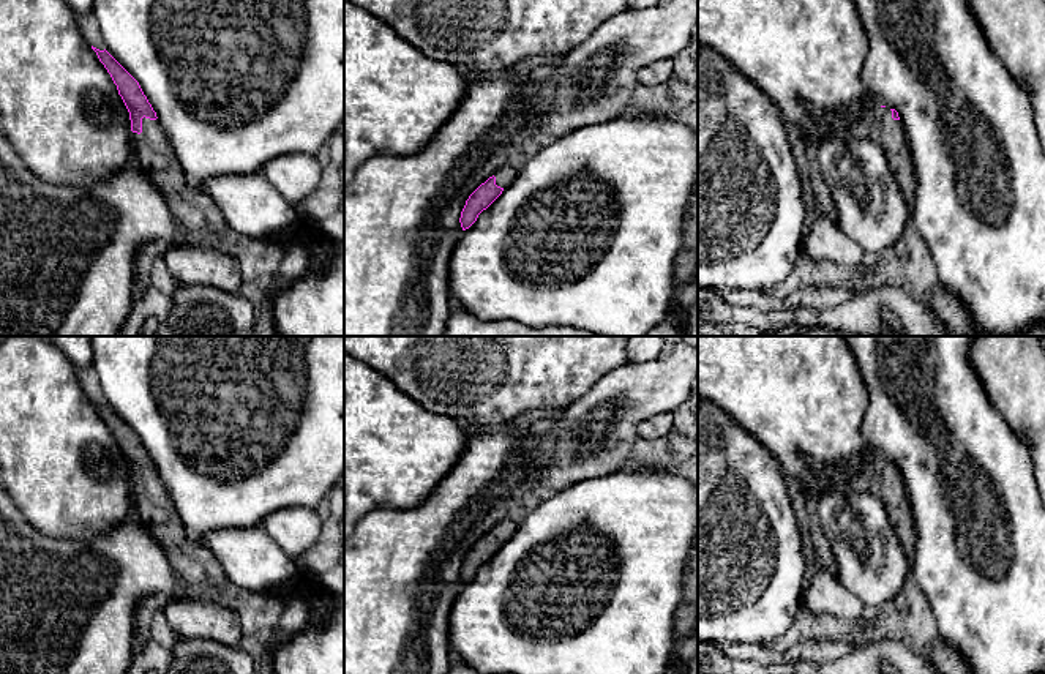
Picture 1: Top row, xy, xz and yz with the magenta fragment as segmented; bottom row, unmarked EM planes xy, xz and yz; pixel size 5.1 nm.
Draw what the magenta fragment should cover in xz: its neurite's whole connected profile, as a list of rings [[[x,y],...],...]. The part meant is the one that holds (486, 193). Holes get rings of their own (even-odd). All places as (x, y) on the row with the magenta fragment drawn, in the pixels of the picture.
[[[518,161],[508,163],[469,196],[459,218],[463,230],[469,229],[477,221],[478,215],[516,180],[518,174]]]

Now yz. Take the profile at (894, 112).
[[[886,106],[879,107],[878,140],[882,145],[887,164],[901,189],[901,194],[911,207],[914,202],[916,175],[905,128],[895,109]]]

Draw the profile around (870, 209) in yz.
[[[878,139],[821,142],[816,161],[829,186],[835,221],[868,259],[903,237],[911,207]]]

